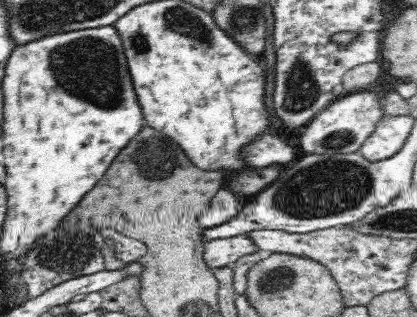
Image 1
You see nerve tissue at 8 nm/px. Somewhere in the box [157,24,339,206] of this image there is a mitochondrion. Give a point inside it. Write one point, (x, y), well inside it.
(302, 89)

